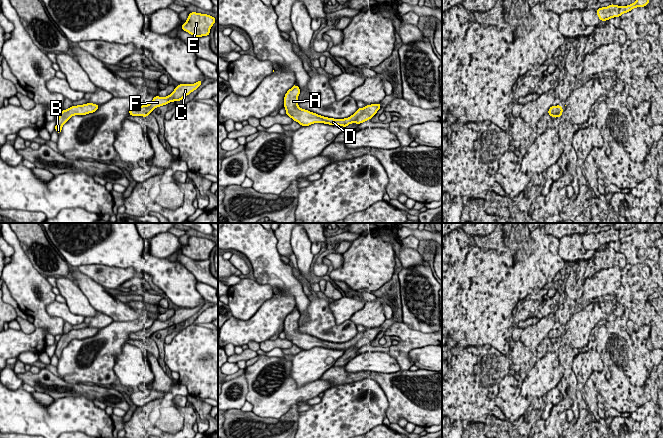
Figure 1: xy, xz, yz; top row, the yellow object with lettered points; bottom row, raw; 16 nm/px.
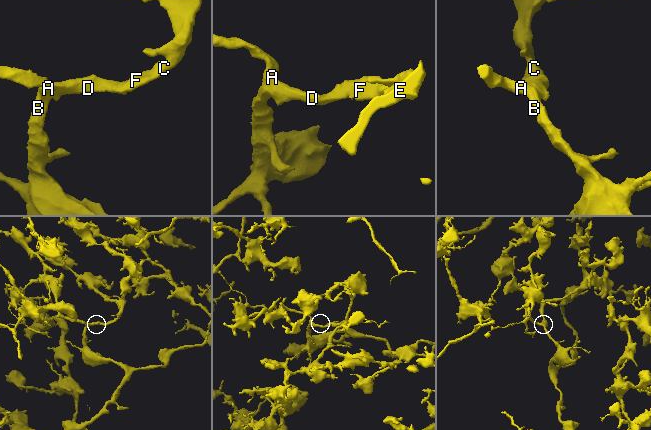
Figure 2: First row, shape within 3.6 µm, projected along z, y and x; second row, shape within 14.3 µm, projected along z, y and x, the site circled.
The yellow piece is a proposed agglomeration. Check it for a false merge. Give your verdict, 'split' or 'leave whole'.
leave whole

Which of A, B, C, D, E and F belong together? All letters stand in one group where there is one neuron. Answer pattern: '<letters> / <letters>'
A B C D E F

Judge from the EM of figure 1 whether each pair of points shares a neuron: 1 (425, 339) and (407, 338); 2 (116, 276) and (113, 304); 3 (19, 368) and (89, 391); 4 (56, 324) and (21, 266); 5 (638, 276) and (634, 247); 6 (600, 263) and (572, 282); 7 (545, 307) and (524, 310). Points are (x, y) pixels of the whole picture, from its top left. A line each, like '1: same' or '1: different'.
1: same
2: different
3: different
4: same
5: different
6: same
7: same

